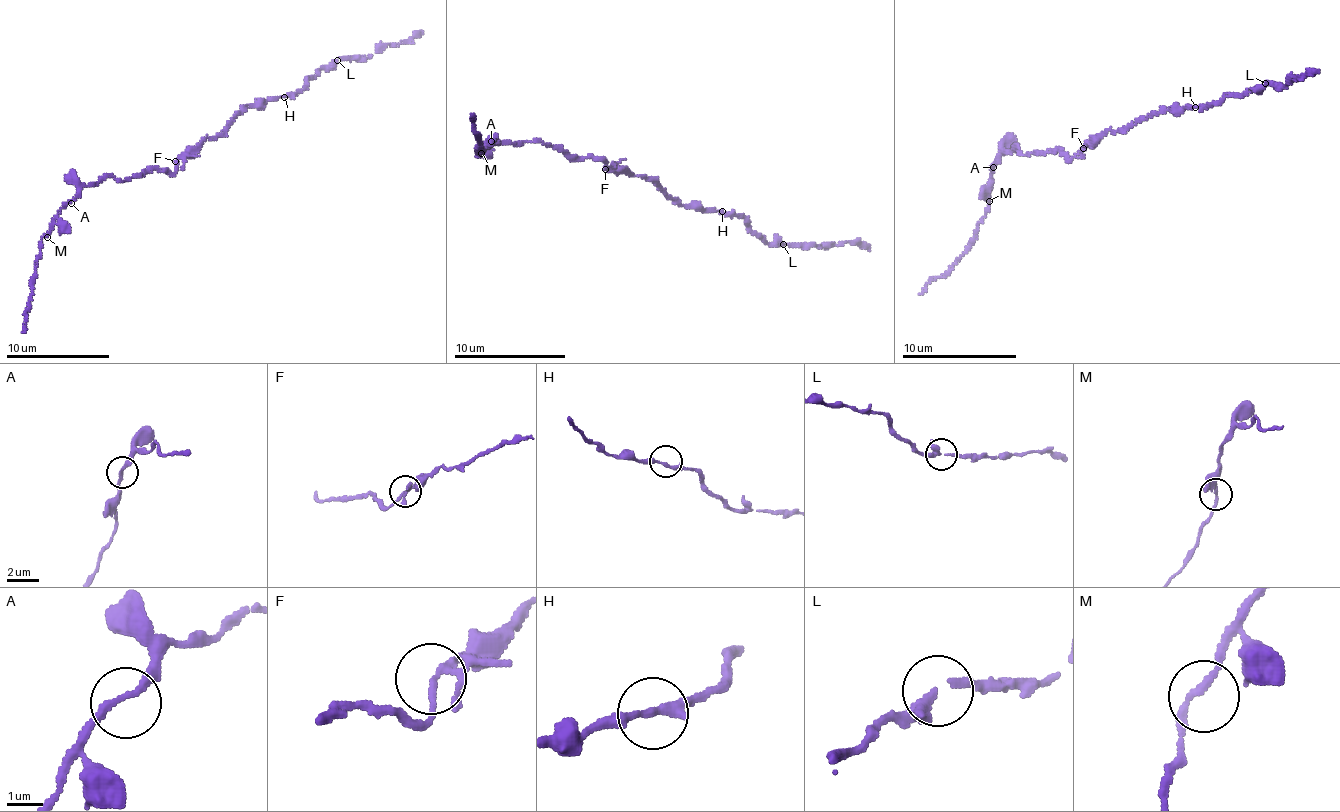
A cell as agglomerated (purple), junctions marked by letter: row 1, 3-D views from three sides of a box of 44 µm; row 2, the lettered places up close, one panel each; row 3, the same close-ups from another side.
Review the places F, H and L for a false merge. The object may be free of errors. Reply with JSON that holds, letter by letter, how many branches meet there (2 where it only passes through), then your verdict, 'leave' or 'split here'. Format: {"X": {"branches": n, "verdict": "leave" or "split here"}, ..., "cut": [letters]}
{"F": {"branches": 3, "verdict": "leave"}, "H": {"branches": 3, "verdict": "leave"}, "L": {"branches": 3, "verdict": "leave"}, "cut": []}

